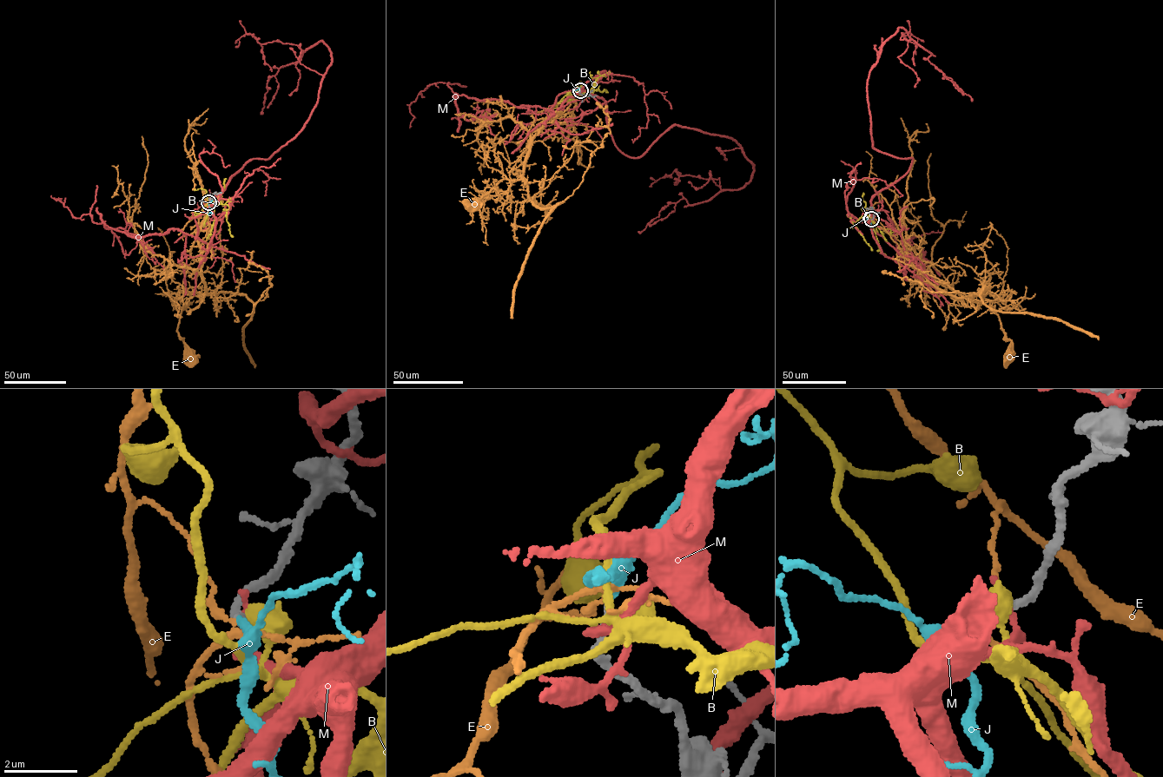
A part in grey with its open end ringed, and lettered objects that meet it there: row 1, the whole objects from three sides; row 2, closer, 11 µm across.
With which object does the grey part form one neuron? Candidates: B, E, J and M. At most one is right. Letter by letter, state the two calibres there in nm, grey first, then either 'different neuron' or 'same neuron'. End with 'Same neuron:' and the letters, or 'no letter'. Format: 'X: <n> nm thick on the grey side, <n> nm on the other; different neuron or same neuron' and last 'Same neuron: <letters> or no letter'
B: 240 nm thick on the grey side, 400 nm on the other; different neuron
E: 200 nm thick on the grey side, 160 nm on the other; different neuron
J: 220 nm thick on the grey side, 220 nm on the other; same neuron
M: 260 nm thick on the grey side, 200 nm on the other; different neuron
Same neuron: J

